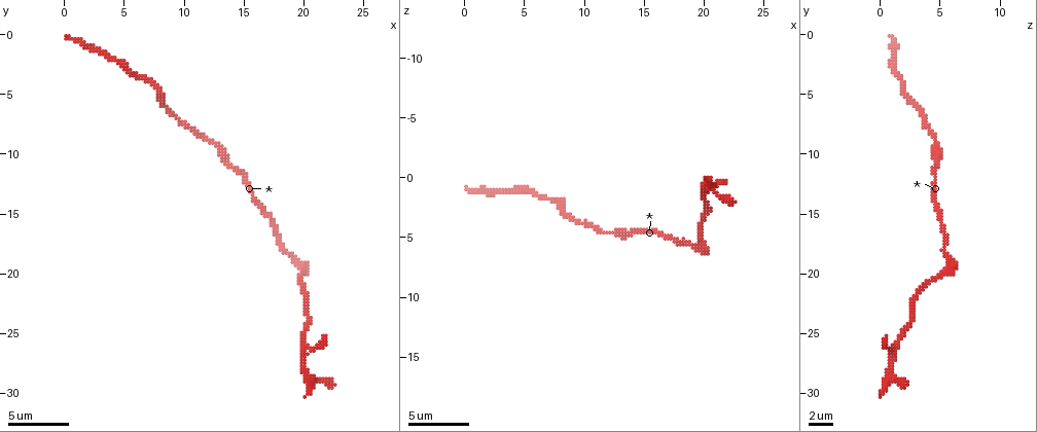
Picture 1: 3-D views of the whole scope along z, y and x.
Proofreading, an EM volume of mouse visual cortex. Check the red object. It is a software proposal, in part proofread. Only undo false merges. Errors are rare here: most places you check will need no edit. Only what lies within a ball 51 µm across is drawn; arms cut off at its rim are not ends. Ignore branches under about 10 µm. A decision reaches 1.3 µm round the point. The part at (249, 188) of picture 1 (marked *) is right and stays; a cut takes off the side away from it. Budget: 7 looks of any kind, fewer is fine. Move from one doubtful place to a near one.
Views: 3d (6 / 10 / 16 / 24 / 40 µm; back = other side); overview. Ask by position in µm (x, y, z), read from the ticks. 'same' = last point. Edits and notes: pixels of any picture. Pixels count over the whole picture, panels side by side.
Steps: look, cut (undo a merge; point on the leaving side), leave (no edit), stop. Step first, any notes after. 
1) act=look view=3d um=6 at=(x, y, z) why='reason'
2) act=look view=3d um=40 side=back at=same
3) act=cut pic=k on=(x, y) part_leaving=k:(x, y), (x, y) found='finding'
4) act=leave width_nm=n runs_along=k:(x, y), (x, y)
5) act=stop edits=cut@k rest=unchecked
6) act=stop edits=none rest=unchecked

act=look view=3d um=10 at=(12.6, 9.0, 4.6) why='calibre changes'

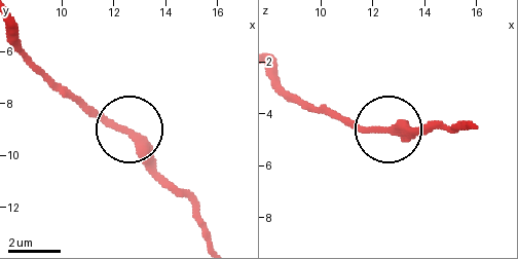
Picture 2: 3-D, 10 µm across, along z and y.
act=look view=3d um=10 side=back at=(12.4, 9.2, 4.6)

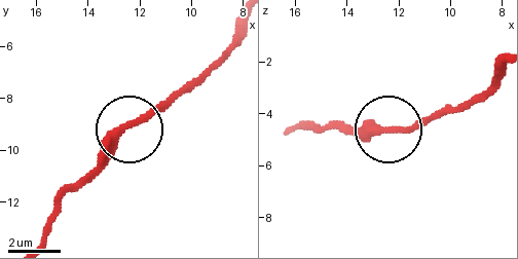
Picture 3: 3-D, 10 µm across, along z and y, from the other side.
act=leave width_nm=310 runs_along=3:(49, 223), (56, 206), (109, 146), (180, 88) found='continuous, no second neuron'

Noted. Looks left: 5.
act=look view=3d um=10 at=(8.8, 6.2, 3.2) why='sudden change in width'

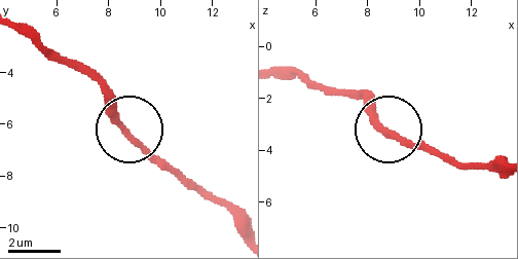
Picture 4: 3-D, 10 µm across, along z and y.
act=leave runs_along=4:(495, 165), (469, 165), (402, 143), (358, 95) found='all the same neuron'

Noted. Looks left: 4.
act=look view=3d um=10 at=(20.0, 25.6, 1.8) why='sudden change in width'

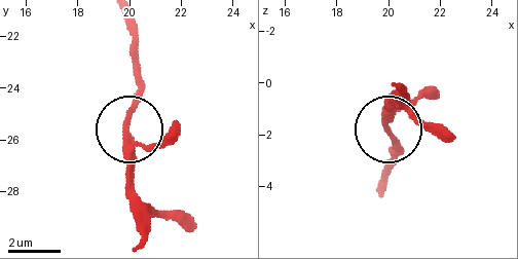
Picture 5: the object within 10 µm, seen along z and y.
act=leave width_nm=250 found='one neuron here'

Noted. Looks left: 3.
act=look view=3d um=10 at=(18.4, 18.4, 5.4) why='calibre changes'

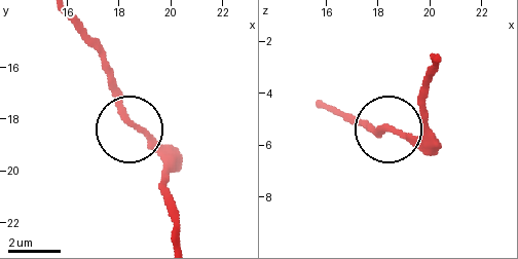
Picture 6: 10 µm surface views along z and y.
act=leave runs_along=6:(320, 109), (345, 113), (366, 128), (437, 140) found='all the same neuron'

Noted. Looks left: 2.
act=stop edits=none rest=unchecked

